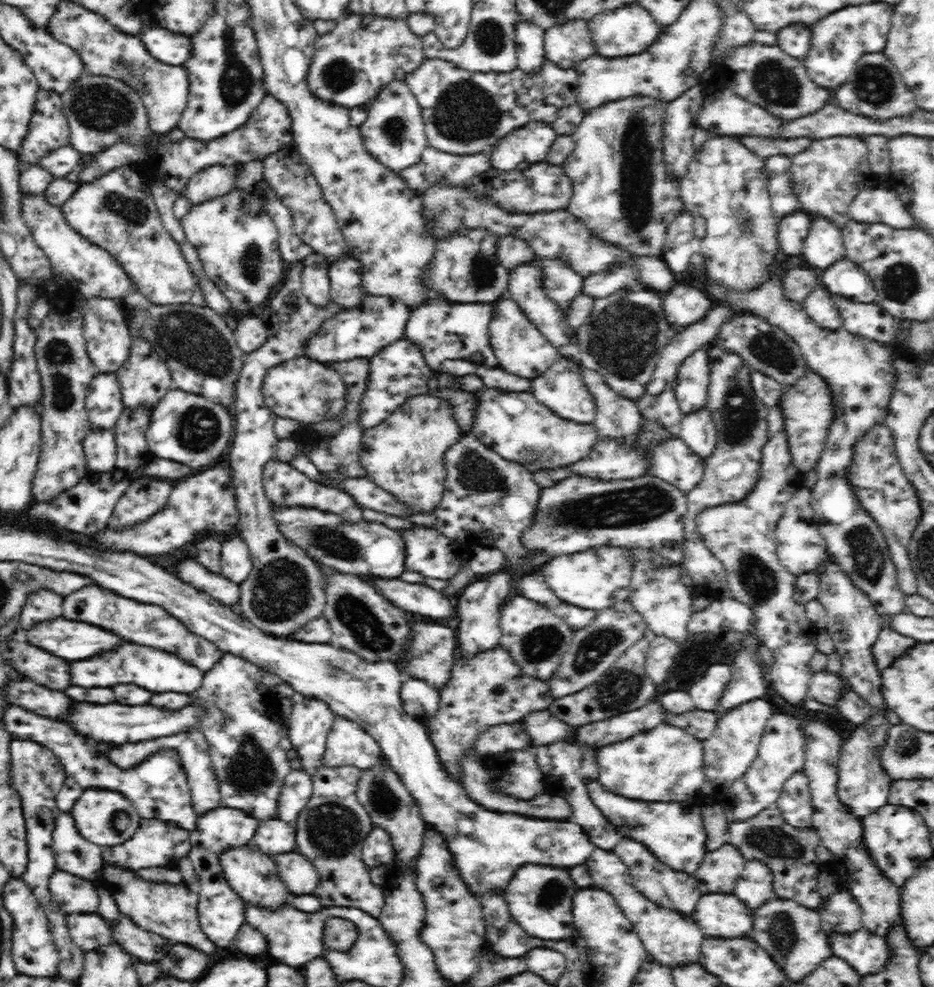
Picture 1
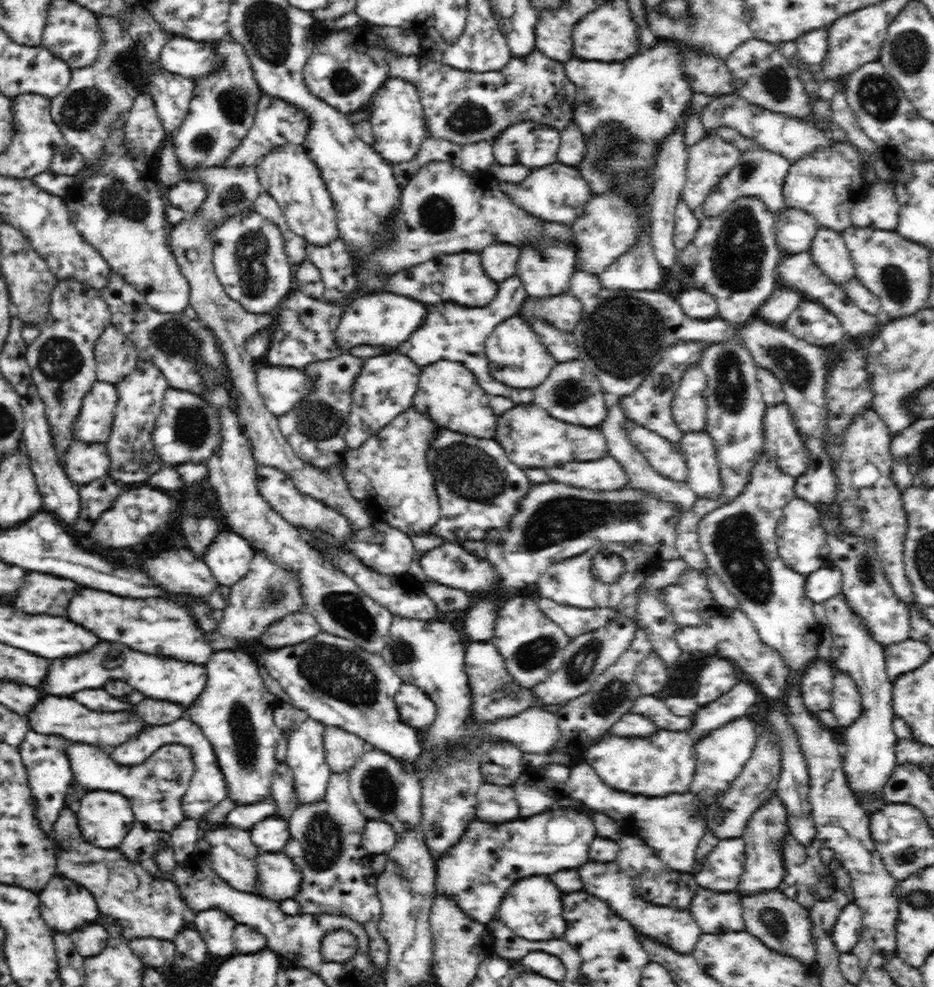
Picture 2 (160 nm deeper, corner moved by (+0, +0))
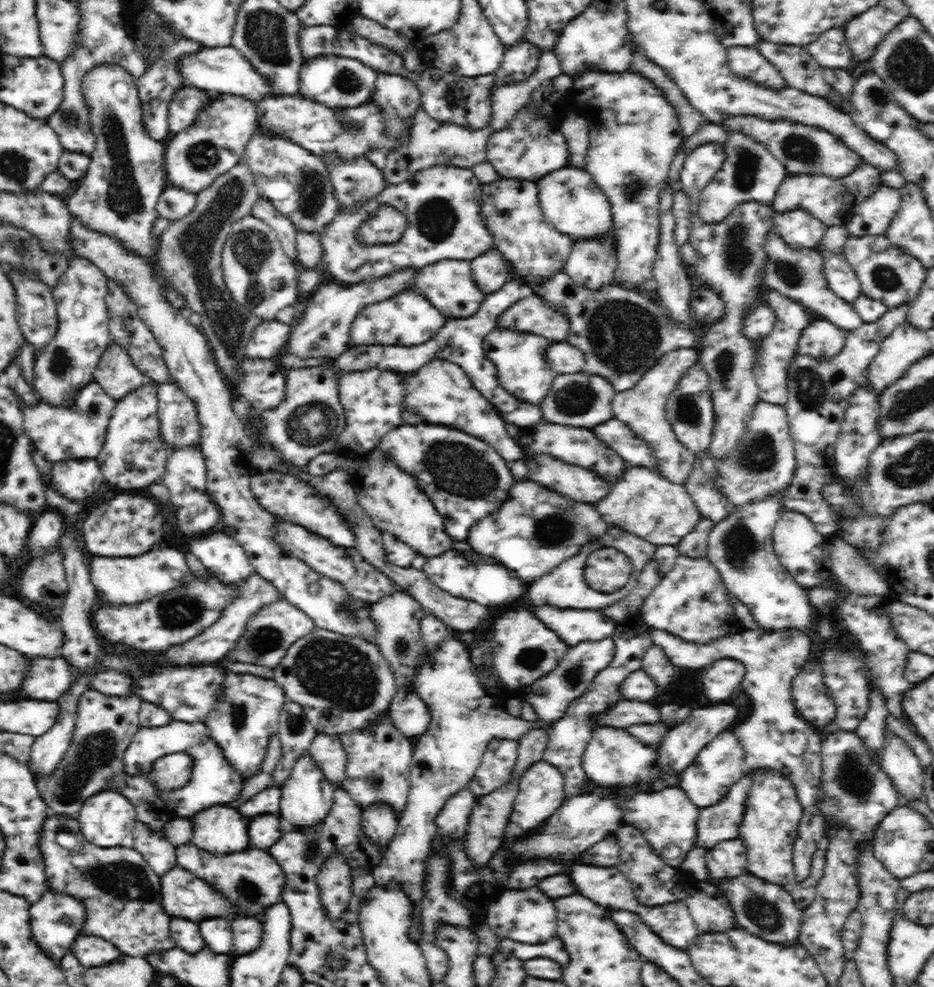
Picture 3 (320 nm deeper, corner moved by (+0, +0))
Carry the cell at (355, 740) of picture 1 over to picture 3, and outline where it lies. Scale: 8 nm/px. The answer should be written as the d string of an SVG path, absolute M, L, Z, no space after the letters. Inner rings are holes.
M318 733L309 746L307 754L331 783L339 784L344 778L346 751L342 751L342 742L326 733Z

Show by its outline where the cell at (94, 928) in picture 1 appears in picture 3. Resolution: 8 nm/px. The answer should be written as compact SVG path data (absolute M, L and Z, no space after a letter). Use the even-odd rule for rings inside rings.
M77 935L70 950L86 969L106 965L123 956L117 946L94 935Z

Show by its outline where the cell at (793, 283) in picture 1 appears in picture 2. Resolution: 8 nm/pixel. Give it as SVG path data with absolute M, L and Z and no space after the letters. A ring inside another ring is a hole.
M776 289L768 300L759 308L756 318L768 321L774 325L784 324L797 310L798 305L804 300L794 289Z

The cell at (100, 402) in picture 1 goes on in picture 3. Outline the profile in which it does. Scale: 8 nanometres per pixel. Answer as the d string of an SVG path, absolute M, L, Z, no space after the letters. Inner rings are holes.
M95 380L80 388L69 403L55 406L39 399L36 404L25 405L22 408L26 435L29 436L33 449L36 449L52 465L60 462L96 459L104 448L107 428L116 403Z

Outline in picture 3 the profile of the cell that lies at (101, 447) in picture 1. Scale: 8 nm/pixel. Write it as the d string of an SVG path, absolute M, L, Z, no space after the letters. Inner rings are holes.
M96 459L60 462L50 466L50 485L58 495L66 499L84 503L86 496L98 490L104 480Z

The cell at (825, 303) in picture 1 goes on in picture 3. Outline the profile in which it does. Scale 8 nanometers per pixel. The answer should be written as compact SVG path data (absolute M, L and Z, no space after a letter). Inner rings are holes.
M814 320L801 332L797 352L829 359L843 349L847 334L848 331L838 328L832 321Z

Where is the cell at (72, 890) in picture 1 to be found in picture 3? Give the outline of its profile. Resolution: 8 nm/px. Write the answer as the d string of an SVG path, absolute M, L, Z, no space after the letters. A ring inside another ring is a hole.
M46 891L40 900L32 903L29 908L30 931L38 947L58 964L75 941L75 937L85 924L86 912L81 900L70 895L62 895L62 892Z

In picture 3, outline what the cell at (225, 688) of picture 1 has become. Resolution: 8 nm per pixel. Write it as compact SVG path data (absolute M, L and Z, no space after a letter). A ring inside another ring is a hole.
M224 666L223 668L225 684L222 684L222 688L218 690L218 704L214 708L214 716L210 716L204 725L209 729L211 738L221 748L227 762L245 782L246 779L254 775L254 772L258 771L258 766L262 764L262 760L265 760L269 740L278 732L279 716L287 700L282 688L273 678L263 678L251 673L233 674L225 670Z

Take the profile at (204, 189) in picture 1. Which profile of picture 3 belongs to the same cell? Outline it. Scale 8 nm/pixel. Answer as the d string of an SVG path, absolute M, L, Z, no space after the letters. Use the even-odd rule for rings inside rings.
M168 186L162 191L156 204L158 218L172 222L188 216L196 204L197 195L184 189Z

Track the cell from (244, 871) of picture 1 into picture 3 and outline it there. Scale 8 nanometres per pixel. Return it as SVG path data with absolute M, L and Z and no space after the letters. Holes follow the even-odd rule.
M227 804L210 806L190 817L191 843L212 855L232 855L249 848L248 822Z

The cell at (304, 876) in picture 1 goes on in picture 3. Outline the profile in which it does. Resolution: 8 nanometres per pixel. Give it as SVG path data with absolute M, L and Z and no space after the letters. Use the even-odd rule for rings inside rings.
M191 842L175 849L178 867L185 868L198 879L205 880L214 891L222 895L226 903L236 907L243 916L257 917L270 905L282 903L282 888L285 888L286 877L282 867L267 851L249 847L232 855L212 855Z

